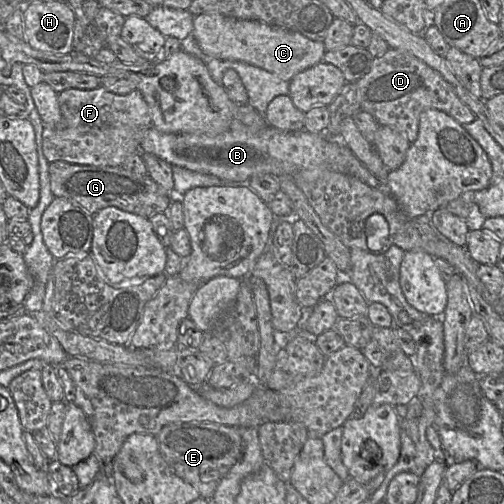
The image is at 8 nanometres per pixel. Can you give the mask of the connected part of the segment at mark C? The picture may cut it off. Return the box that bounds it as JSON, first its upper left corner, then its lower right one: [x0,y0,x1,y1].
[193,13,323,82]

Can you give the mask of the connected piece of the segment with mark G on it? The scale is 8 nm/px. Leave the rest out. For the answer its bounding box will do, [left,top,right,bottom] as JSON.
[49,161,171,219]

